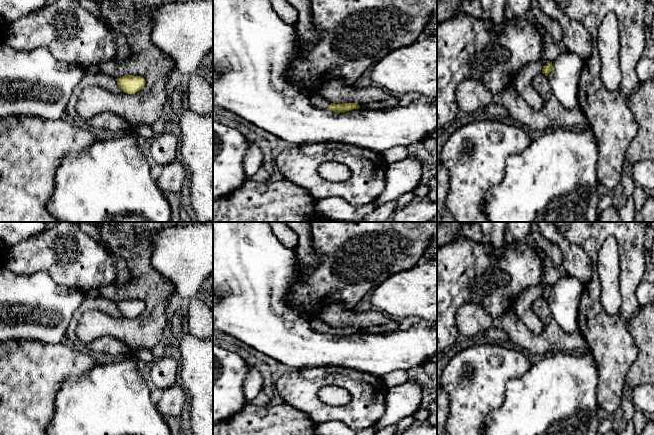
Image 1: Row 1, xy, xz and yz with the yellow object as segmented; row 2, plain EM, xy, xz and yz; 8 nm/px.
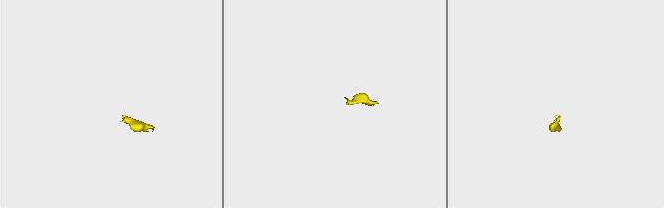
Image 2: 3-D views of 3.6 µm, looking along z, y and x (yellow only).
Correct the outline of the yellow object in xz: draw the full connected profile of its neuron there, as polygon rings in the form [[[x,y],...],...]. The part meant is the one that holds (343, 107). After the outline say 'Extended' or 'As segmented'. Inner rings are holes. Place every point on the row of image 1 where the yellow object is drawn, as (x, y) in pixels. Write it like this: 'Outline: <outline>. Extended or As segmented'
Outline: [[[320,95],[310,98],[310,103],[314,107],[317,107],[320,109],[327,109],[334,112],[346,112],[346,111],[360,108],[358,104],[351,103],[351,102],[342,103],[342,104],[330,103],[329,101],[327,101],[325,98],[323,98]]]. Extended

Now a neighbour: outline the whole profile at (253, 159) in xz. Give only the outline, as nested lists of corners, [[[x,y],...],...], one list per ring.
[[[249,142],[243,158],[243,167],[246,176],[253,176],[263,165],[263,154],[259,147]]]

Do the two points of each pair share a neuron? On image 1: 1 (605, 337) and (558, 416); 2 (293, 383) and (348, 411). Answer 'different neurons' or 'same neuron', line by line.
1: different neurons
2: same neuron

